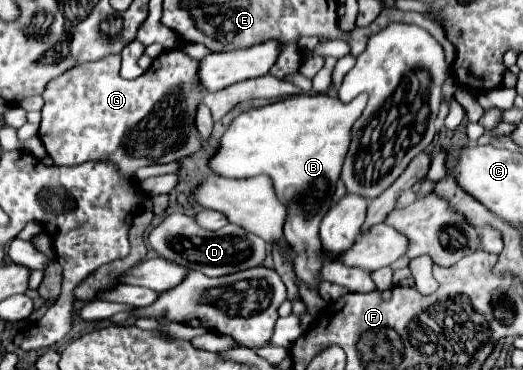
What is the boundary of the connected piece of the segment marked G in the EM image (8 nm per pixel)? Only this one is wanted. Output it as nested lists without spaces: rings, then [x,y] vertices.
[[[185,44],[185,52],[181,48],[165,50],[153,60],[151,68],[135,80],[123,80],[119,76],[121,56],[113,54],[97,62],[75,66],[49,82],[47,90],[43,92],[45,106],[39,136],[45,142],[47,154],[53,158],[53,162],[59,166],[73,166],[87,160],[111,160],[125,176],[133,176],[141,166],[167,164],[199,152],[203,144],[193,118],[197,106],[201,104],[203,90],[201,82],[197,82],[197,66],[205,54],[211,54],[211,50],[201,44]]]

